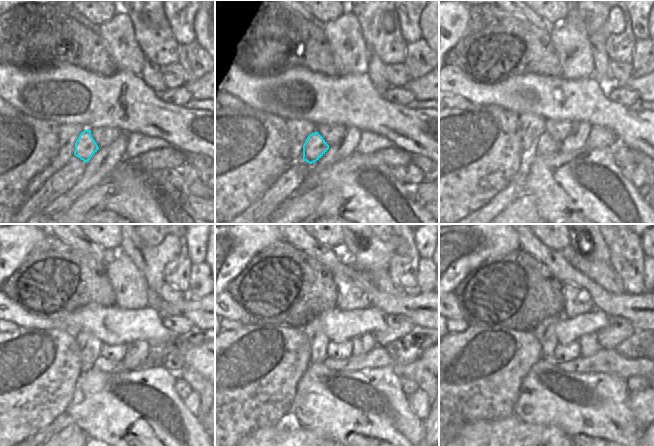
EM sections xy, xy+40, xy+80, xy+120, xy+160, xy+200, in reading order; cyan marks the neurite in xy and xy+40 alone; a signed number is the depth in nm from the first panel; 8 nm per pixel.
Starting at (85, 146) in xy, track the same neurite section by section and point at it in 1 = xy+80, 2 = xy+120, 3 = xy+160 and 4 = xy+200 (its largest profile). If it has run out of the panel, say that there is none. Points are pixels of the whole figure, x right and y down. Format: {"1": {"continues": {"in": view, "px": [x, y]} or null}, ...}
{"1": {"continues": {"in": "xy+80", "px": [546, 146]}}, "2": {"continues": {"in": "xy+120", "px": [102, 364]}}, "3": {"continues": {"in": "xy+160", "px": [379, 357]}}, "4": {"continues": {"in": "xy+200", "px": [604, 361]}}}

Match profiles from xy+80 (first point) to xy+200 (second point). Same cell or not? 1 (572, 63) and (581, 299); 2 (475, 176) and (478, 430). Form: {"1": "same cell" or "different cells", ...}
{"1": "same cell", "2": "different cells"}

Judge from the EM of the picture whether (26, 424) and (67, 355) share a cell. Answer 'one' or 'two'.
one

